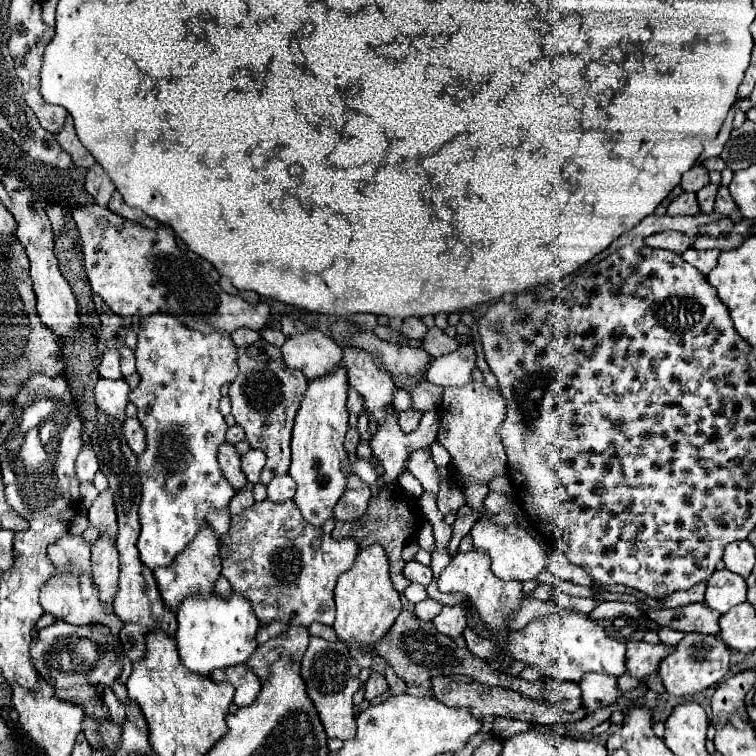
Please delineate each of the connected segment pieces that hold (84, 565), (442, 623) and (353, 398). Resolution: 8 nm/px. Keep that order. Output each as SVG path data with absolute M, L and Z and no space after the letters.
M66 534L52 548L48 548L50 560L56 564L56 576L44 586L44 592L40 592L40 604L42 604L44 612L52 614L56 620L64 620L64 622L76 624L76 626L104 624L114 634L118 634L120 620L114 614L108 616L106 612L100 612L100 600L96 596L96 586L92 584L88 550L90 550L90 544L86 544L82 536L72 536L72 534Z
M444 606L432 622L438 632L442 632L450 638L458 638L464 632L464 628L468 626L466 624L466 610L462 606Z
M350 388L348 390L348 400L346 400L346 410L350 412L350 414L360 414L362 410L364 410L364 404L362 404L364 400L362 400L362 396L354 390L354 388Z

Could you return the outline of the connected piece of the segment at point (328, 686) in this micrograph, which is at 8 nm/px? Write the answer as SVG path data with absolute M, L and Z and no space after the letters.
M310 638L310 646L302 658L300 670L306 684L306 692L318 710L328 738L352 740L356 736L356 714L352 710L352 696L360 688L360 668L350 656L346 644L340 640L326 642L322 638Z

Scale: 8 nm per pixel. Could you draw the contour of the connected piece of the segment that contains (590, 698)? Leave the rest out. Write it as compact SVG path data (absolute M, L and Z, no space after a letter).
M588 674L580 682L582 696L584 696L584 708L586 714L594 714L600 706L612 706L620 698L626 696L626 692L620 692L616 678L604 676L604 674Z

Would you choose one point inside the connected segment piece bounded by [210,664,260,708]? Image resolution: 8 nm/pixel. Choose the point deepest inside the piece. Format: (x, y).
(247, 686)

